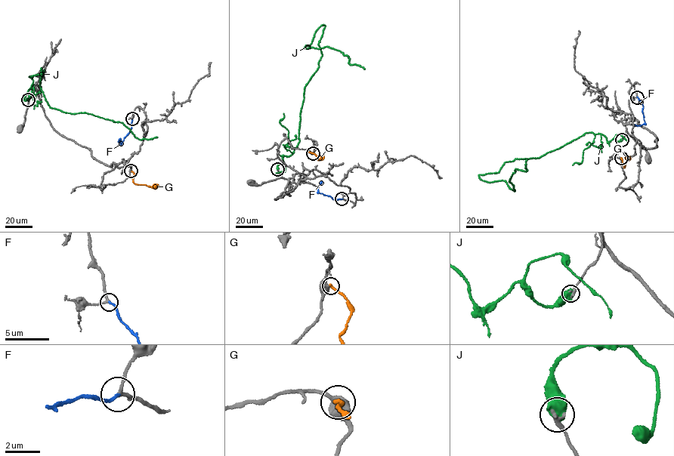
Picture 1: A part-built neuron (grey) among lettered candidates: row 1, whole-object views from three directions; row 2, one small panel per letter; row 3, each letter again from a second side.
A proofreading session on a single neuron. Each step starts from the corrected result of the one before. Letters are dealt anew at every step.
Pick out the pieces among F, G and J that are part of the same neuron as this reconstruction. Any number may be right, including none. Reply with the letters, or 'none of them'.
F

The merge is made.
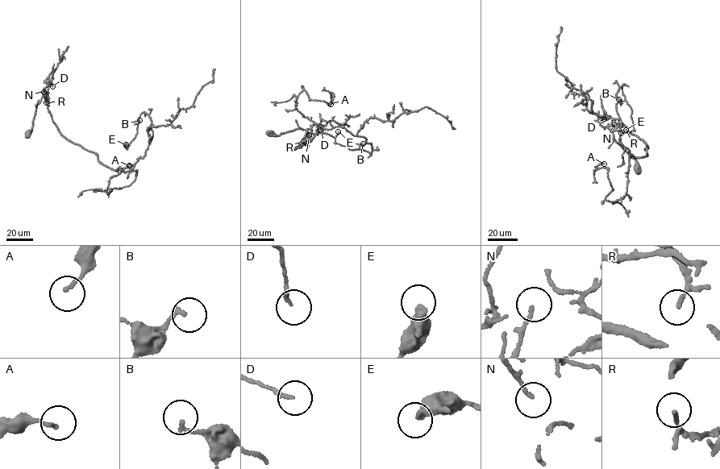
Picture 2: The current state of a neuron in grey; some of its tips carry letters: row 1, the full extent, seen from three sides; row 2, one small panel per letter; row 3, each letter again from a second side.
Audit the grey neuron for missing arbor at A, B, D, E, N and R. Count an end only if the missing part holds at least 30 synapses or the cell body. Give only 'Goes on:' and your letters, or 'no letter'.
Goes on: no letter

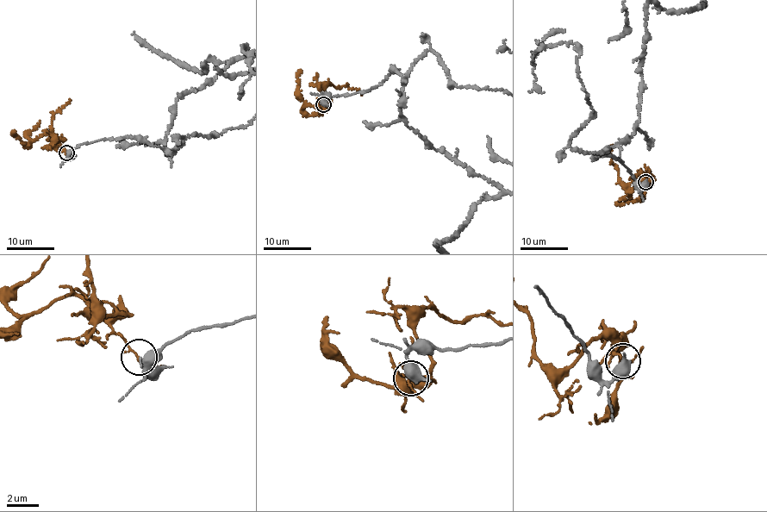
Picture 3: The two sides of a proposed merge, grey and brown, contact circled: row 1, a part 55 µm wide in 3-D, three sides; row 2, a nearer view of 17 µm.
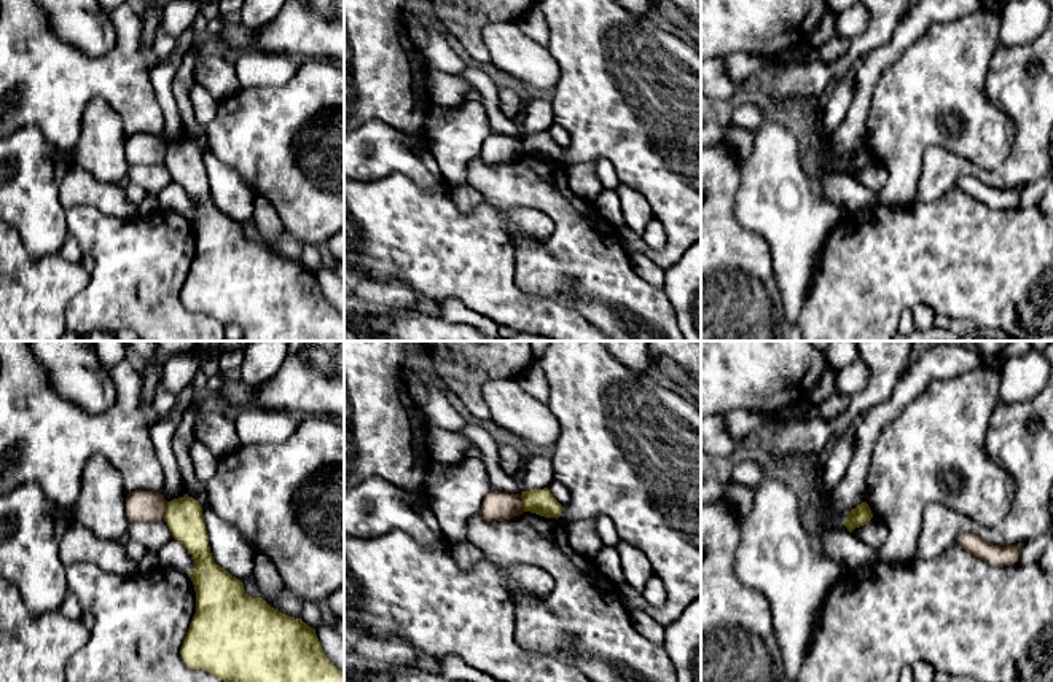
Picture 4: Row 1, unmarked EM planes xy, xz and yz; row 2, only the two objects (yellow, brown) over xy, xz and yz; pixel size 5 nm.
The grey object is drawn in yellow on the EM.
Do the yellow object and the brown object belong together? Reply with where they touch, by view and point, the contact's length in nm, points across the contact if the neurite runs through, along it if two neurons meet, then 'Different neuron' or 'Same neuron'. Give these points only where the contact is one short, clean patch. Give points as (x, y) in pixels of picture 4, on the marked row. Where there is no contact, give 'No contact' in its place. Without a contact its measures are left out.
Touches yellow at xy (166, 510). Shared border 80 nm. Boundary: xy (168, 502), (163, 517). Different neuron

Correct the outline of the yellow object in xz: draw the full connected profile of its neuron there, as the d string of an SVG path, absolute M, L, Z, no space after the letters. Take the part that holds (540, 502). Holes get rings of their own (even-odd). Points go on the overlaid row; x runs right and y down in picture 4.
M548 488L523 491L521 499L524 512L556 519L561 516L562 505L553 497Z

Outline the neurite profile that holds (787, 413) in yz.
M793 405L793 406L785 406L776 413L773 413L773 416L777 419L777 422L789 422L795 417L800 417L804 411L806 405Z

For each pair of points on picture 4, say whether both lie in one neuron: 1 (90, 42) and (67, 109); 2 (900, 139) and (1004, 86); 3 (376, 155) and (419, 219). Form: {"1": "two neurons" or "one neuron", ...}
{"1": "two neurons", "2": "two neurons", "3": "two neurons"}

